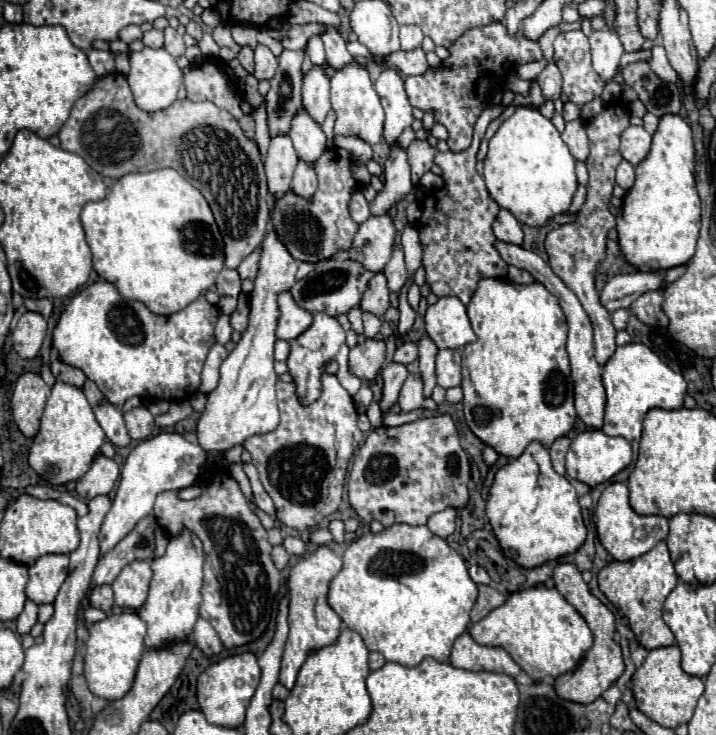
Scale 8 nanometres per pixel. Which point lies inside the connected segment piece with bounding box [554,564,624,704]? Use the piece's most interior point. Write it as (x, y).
(602, 665)

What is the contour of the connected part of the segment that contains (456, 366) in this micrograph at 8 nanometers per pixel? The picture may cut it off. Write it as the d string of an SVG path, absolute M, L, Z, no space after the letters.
M440 350L436 356L436 378L442 388L460 386L462 370L462 356L460 350Z

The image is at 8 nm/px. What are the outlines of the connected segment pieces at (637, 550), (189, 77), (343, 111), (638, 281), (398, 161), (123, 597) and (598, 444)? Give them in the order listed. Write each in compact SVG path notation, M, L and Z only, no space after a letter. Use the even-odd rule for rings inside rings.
M612 482L602 492L598 506L594 510L594 522L596 522L596 530L598 530L598 538L600 538L602 546L608 550L608 554L612 554L612 558L616 558L620 562L634 560L634 558L646 554L656 542L664 540L668 534L668 520L666 518L662 518L662 516L640 516L630 508L628 488L622 482ZM654 526L660 526L662 530L658 534L654 534L652 532Z
M202 62L200 66L184 68L184 86L192 102L194 100L214 102L216 106L228 110L232 116L240 120L240 126L248 138L254 136L252 108L238 92L228 90L220 62Z
M352 62L346 68L334 72L334 76L330 78L330 96L332 96L332 110L336 112L336 124L334 124L336 136L356 136L368 142L370 146L382 140L384 110L380 106L380 98L364 66Z
M634 272L620 274L610 278L602 292L600 302L608 312L616 312L620 308L630 308L630 304L644 292L660 290L664 272Z
M398 146L390 148L390 156L384 164L384 188L370 202L372 216L388 214L400 200L404 200L414 190L410 182L410 166L406 160L406 152Z
M136 560L122 568L118 578L112 582L114 600L120 608L140 608L148 594L148 584L152 578L150 564L146 560Z
M586 430L578 434L570 444L570 450L566 454L566 474L594 488L602 482L608 482L614 474L624 470L630 462L632 462L632 446L624 438L606 436L602 430Z

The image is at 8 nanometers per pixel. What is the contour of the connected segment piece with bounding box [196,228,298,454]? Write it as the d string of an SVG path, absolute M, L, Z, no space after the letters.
M272 228L264 242L262 242L262 256L260 256L260 264L258 264L258 276L256 276L256 290L250 292L250 322L246 332L242 334L240 342L234 346L234 350L228 354L228 358L222 362L220 366L220 382L218 386L208 394L208 402L206 402L206 410L202 412L202 418L196 426L196 438L200 448L210 454L210 452L228 452L230 448L242 444L248 436L256 436L256 434L266 434L272 432L278 426L278 406L276 406L276 372L274 372L274 342L276 342L276 320L280 318L280 310L278 310L278 296L280 292L288 292L292 288L292 284L296 282L296 270L298 270L298 262L292 258L292 254L288 252L288 248L284 248L284 244L280 244L280 238L276 236L276 230Z

